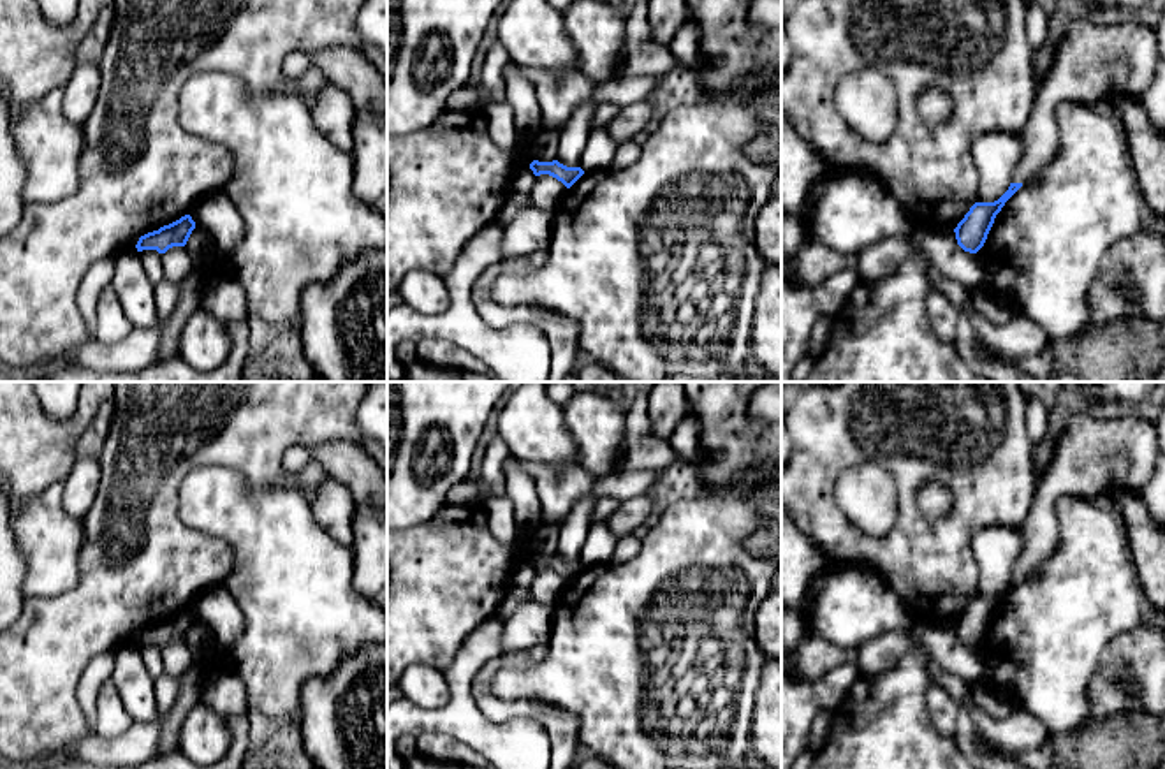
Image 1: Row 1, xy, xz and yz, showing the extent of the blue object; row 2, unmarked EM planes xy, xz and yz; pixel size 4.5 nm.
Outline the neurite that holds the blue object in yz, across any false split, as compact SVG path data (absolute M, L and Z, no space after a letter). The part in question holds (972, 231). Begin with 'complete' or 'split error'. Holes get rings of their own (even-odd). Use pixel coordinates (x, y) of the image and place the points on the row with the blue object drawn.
split error; M1073 21L1063 42L1056 49L1056 58L1044 77L1028 127L1021 132L1024 153L1019 160L1008 190L994 202L975 202L964 218L954 229L957 245L970 253L977 253L994 223L996 215L1005 202L1024 185L1038 169L1042 169L1058 150L1058 128L1054 123L1054 107L1063 100L1081 100L1089 106L1103 107L1107 99L1116 95L1132 95L1142 99L1151 86L1160 65L1160 39L1156 30L1137 21L1119 21L1107 25L1091 25Z

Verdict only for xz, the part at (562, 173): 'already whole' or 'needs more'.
already whole

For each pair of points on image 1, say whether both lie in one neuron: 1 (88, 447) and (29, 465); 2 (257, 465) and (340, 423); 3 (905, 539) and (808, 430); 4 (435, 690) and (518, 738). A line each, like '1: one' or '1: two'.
1: one
2: one
3: one
4: two

